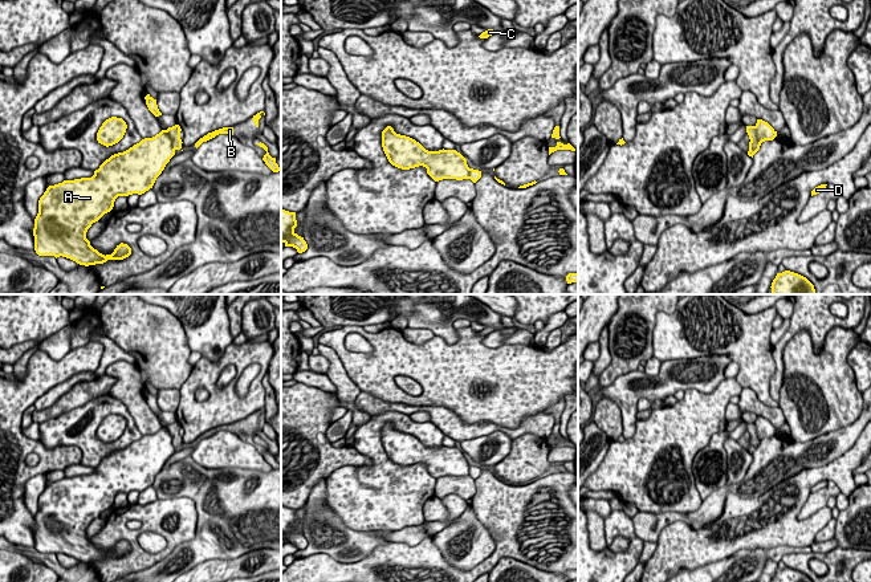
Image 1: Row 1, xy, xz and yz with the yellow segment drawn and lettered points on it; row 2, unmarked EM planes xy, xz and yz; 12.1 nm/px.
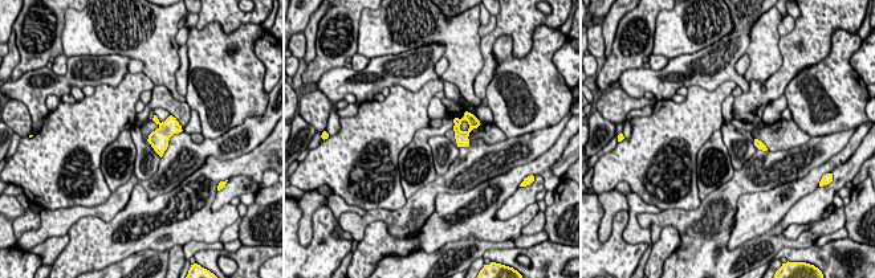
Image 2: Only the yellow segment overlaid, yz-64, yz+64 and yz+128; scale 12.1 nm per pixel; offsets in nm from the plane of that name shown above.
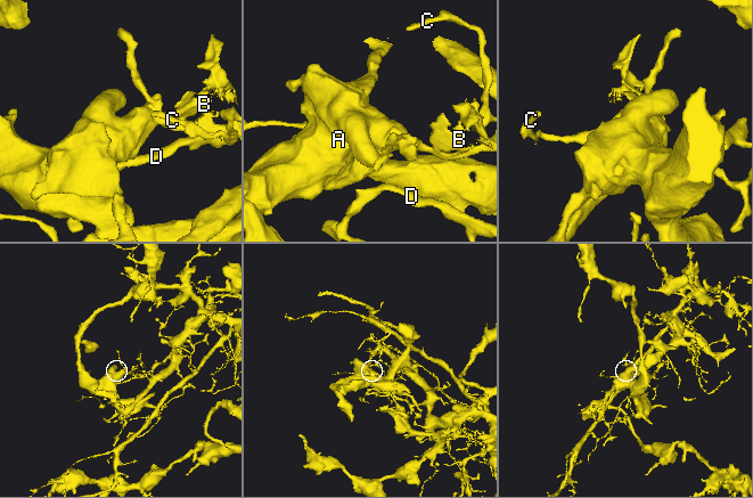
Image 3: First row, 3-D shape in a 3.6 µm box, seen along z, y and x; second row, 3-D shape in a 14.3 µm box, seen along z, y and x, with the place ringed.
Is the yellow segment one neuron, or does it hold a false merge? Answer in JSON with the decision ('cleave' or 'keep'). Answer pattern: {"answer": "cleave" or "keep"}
{"answer": "cleave"}

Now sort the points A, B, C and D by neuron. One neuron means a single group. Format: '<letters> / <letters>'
A / B C D

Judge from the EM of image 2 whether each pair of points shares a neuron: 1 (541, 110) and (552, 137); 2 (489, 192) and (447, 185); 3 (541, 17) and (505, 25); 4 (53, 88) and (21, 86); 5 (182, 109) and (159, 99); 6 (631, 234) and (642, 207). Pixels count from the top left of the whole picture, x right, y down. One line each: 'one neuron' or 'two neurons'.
1: two neurons
2: two neurons
3: one neuron
4: one neuron
5: one neuron
6: one neuron

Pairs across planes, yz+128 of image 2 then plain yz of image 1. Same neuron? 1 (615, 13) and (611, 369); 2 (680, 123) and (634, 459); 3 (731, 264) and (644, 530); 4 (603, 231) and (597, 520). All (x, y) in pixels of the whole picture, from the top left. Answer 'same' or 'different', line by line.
1: different
2: same
3: same
4: same

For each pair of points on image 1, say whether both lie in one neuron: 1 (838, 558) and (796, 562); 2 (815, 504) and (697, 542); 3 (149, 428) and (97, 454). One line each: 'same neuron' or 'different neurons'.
1: same neuron
2: different neurons
3: different neurons

